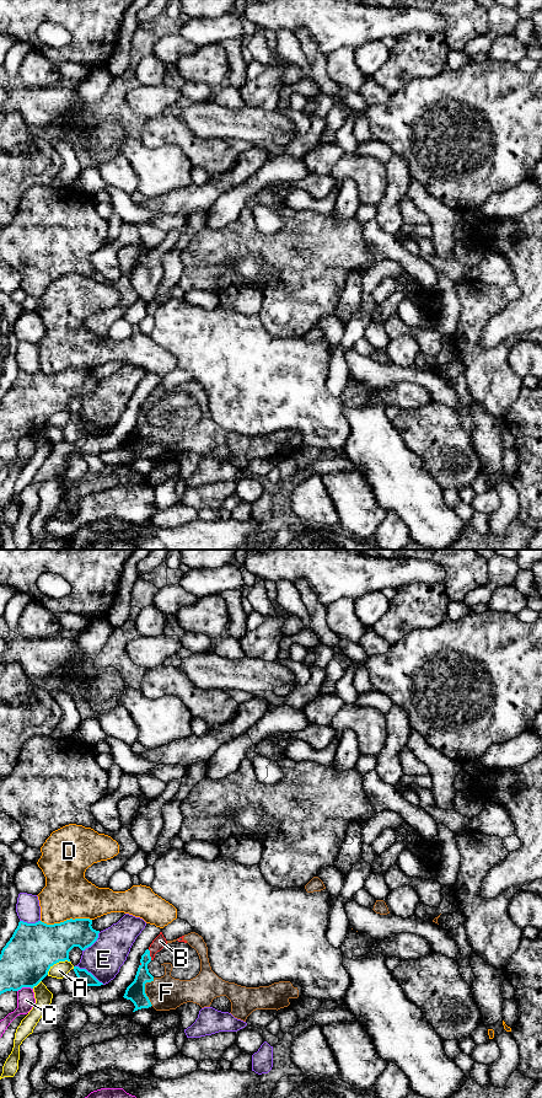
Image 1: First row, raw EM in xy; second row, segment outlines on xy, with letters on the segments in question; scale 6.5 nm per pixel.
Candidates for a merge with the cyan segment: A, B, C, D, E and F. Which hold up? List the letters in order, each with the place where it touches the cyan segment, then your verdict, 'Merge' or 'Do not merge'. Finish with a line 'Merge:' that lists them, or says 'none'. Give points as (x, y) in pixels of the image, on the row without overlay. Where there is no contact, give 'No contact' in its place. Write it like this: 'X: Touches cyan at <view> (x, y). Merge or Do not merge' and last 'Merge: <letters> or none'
A: Touches cyan at xy (57, 411). Do not merge
B: Touches cyan at xy (149, 403). Merge
C: Touches cyan at xy (25, 435). Do not merge
D: Touches cyan at xy (66, 369). Do not merge
E: Touches cyan at xy (90, 422). Do not merge
F: Touches cyan at xy (144, 439). Merge
Merge: B, F

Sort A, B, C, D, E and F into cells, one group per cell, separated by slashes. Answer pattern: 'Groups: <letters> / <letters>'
Groups: A / B F / C / D / E

